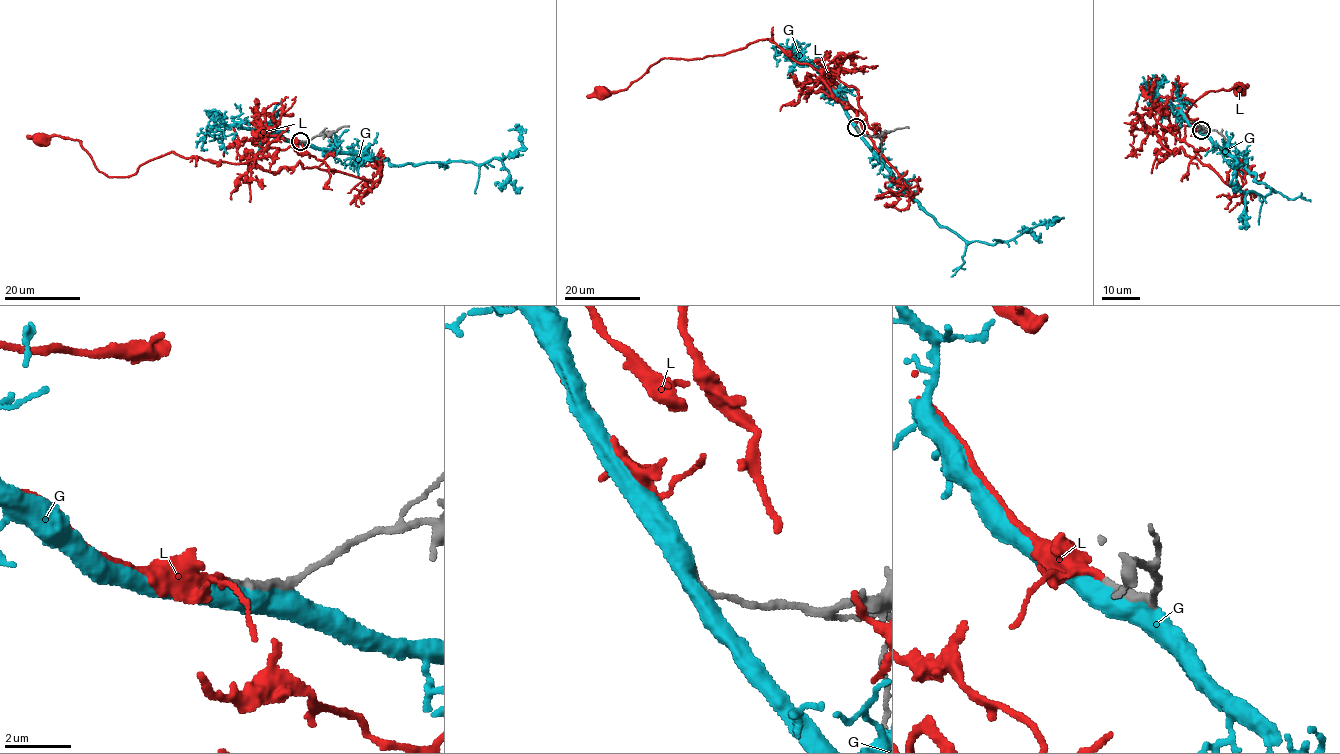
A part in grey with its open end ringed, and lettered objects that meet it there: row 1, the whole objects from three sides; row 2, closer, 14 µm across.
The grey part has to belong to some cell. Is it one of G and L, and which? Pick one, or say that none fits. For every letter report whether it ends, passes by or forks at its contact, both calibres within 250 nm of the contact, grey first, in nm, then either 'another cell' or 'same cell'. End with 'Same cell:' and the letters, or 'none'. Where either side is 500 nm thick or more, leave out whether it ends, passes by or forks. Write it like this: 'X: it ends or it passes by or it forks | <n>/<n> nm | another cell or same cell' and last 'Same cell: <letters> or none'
G: 320/550 nm | another cell
L: it passes by | 200/150 nm | same cell
Same cell: L

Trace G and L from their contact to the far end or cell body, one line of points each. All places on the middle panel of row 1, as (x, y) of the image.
G: (858, 131), (921, 209), (939, 225), (967, 241), (1005, 242), (1044, 223)
L: (856, 127), (832, 85), (837, 76), (798, 63), (769, 40), (700, 59), (664, 57), (623, 89), (600, 90)

